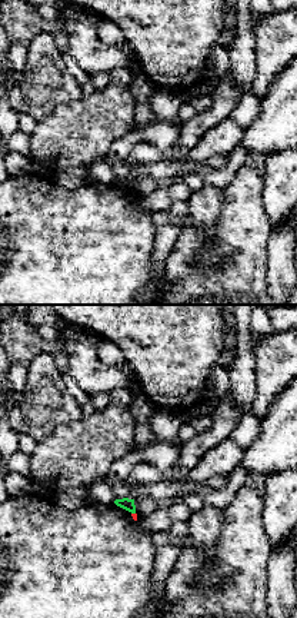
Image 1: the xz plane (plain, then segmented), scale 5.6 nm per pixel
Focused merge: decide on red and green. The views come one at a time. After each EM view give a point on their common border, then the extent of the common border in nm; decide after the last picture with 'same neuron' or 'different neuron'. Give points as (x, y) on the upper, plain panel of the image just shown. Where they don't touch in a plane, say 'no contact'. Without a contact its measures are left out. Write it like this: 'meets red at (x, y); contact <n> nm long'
meets red at (133, 193); contact 30 nm long

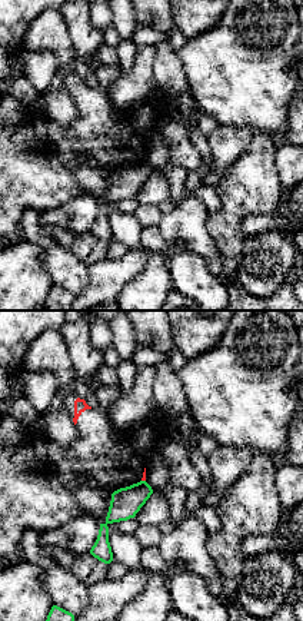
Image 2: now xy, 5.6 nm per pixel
meets red at (143, 159); contact 30 nm long

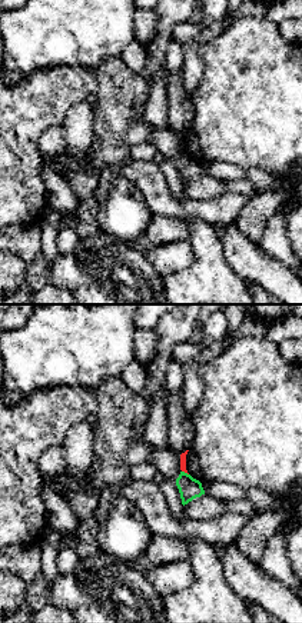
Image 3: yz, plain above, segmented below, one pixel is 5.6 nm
meets red at (185, 152); contact 50 nm long

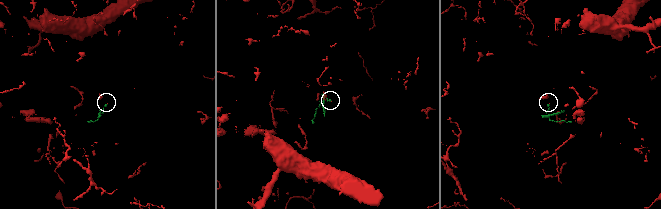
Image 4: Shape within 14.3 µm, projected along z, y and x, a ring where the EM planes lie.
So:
different neuron

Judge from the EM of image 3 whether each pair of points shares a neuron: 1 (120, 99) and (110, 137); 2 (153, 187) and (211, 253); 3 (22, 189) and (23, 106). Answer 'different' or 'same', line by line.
1: same
2: different
3: same

